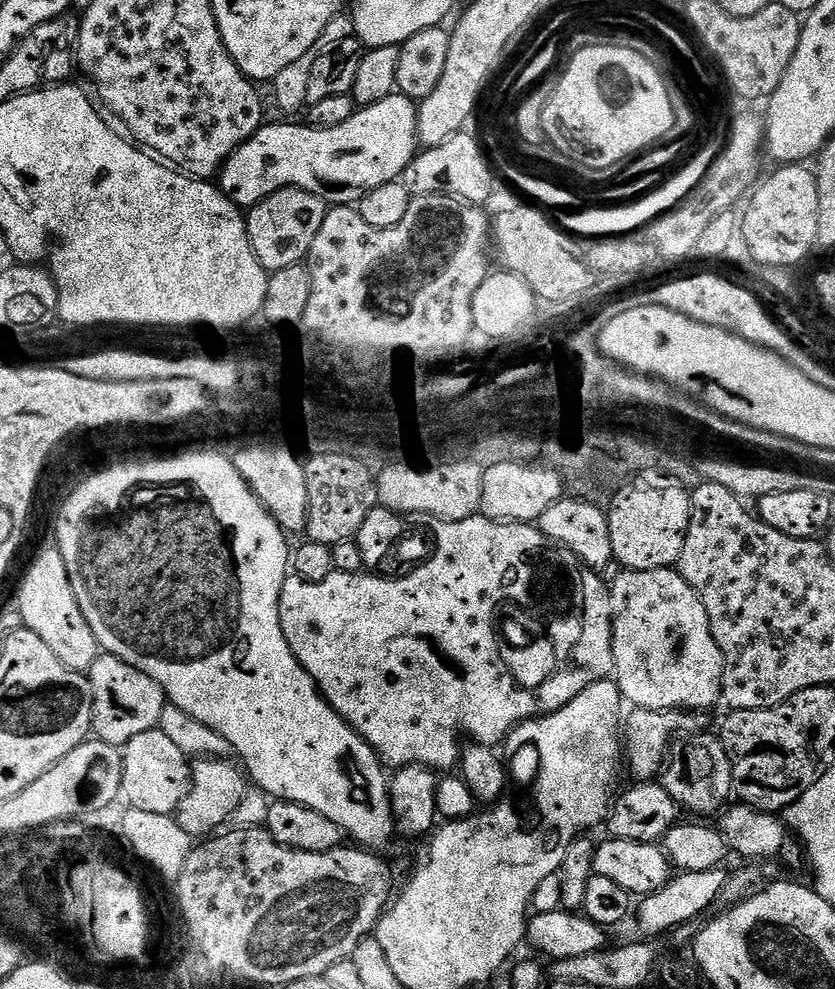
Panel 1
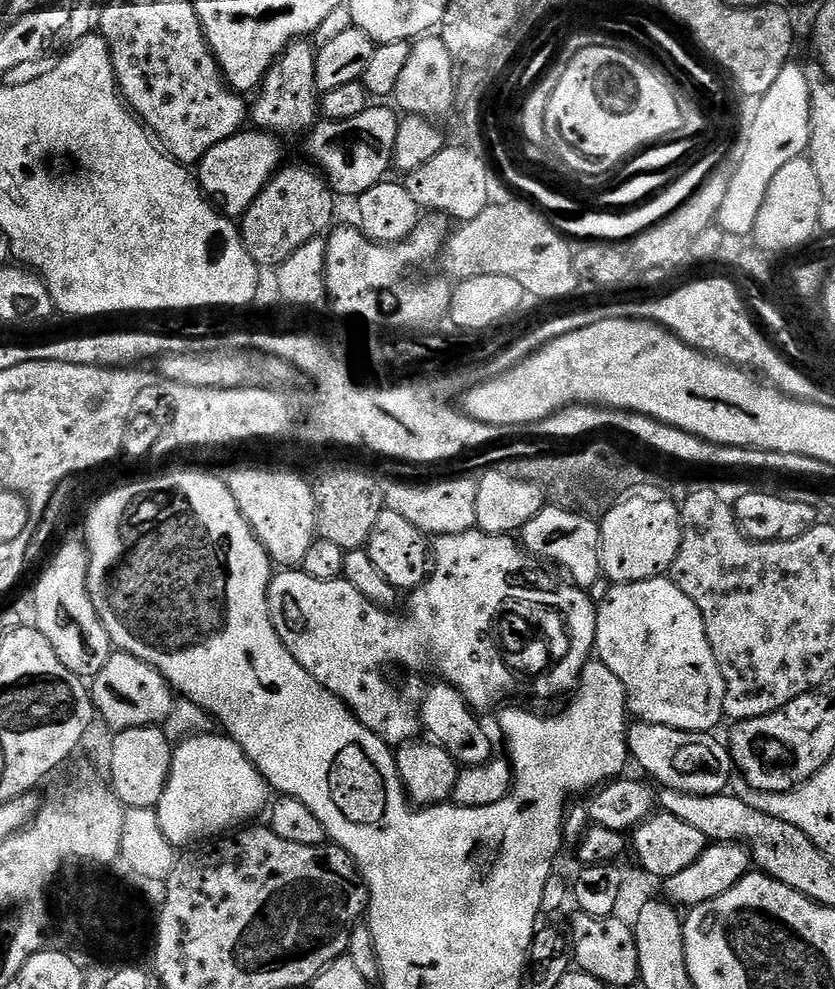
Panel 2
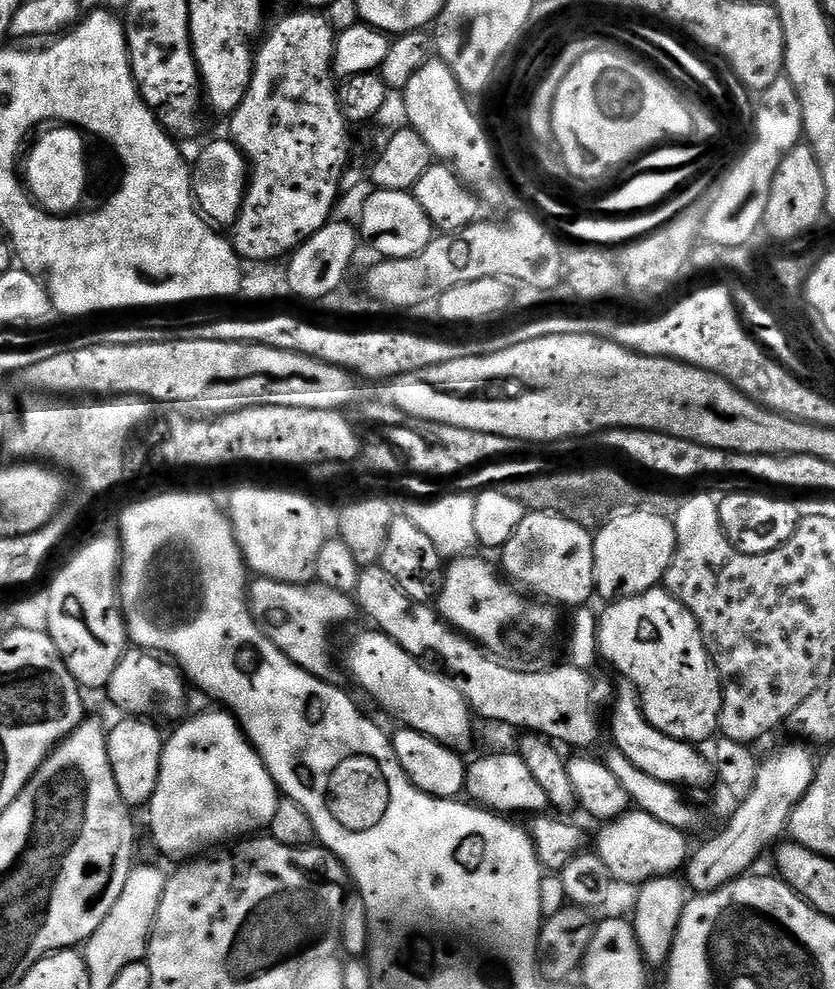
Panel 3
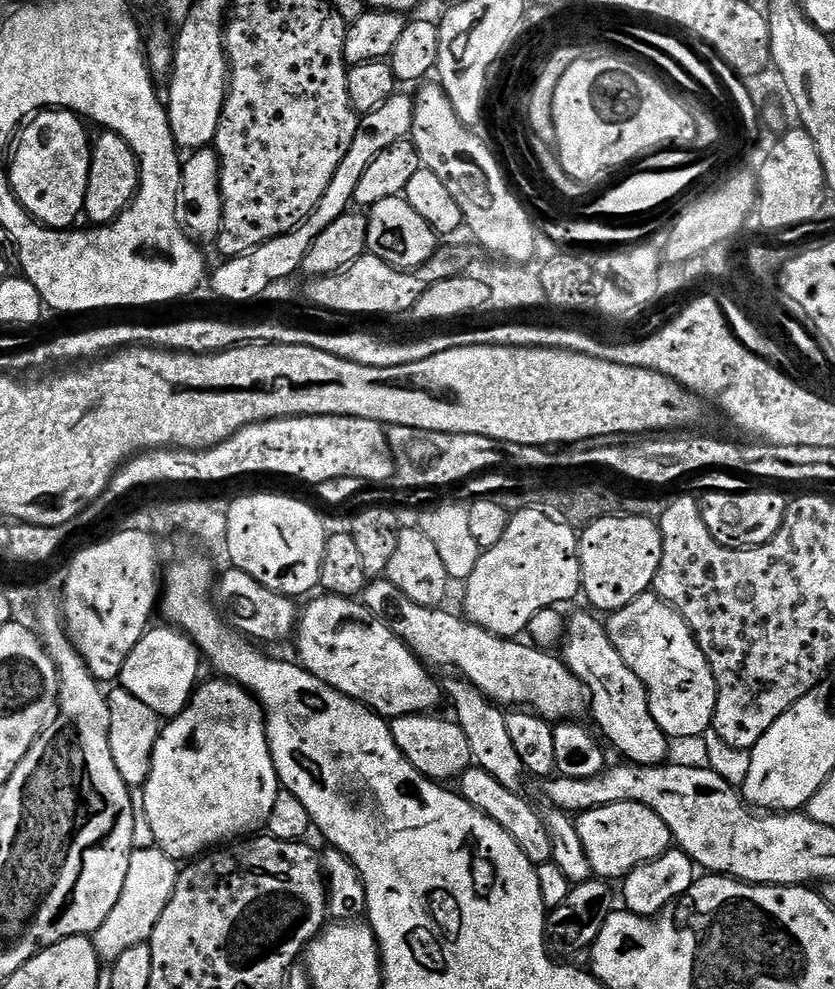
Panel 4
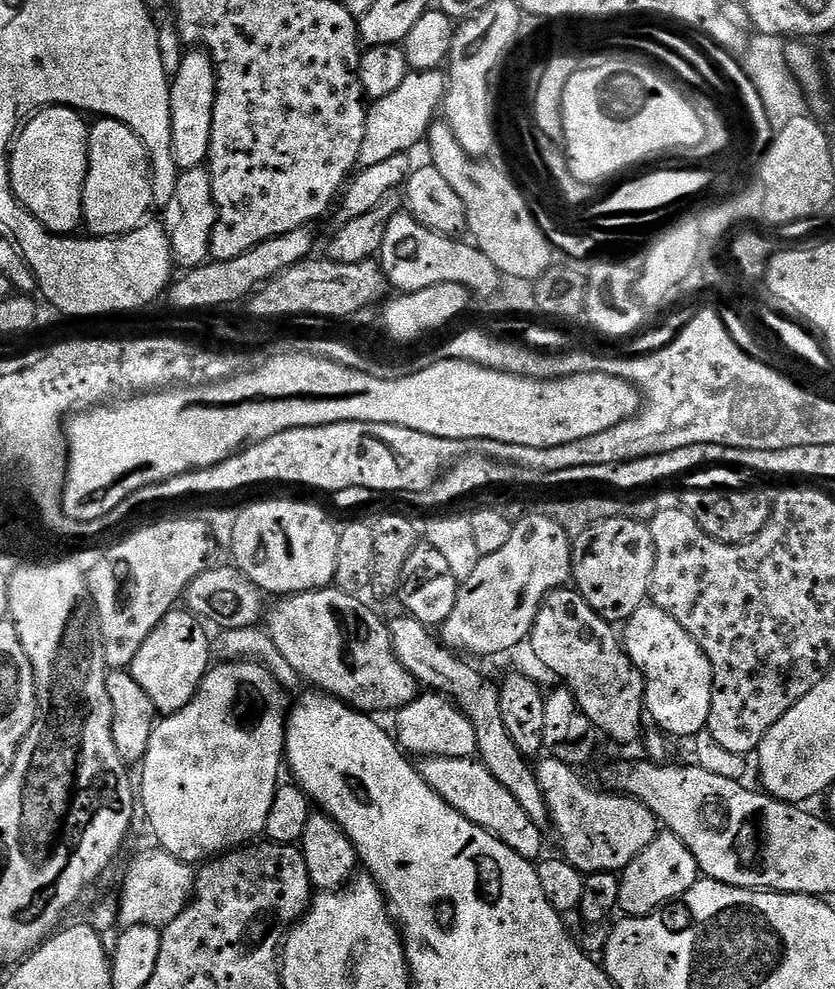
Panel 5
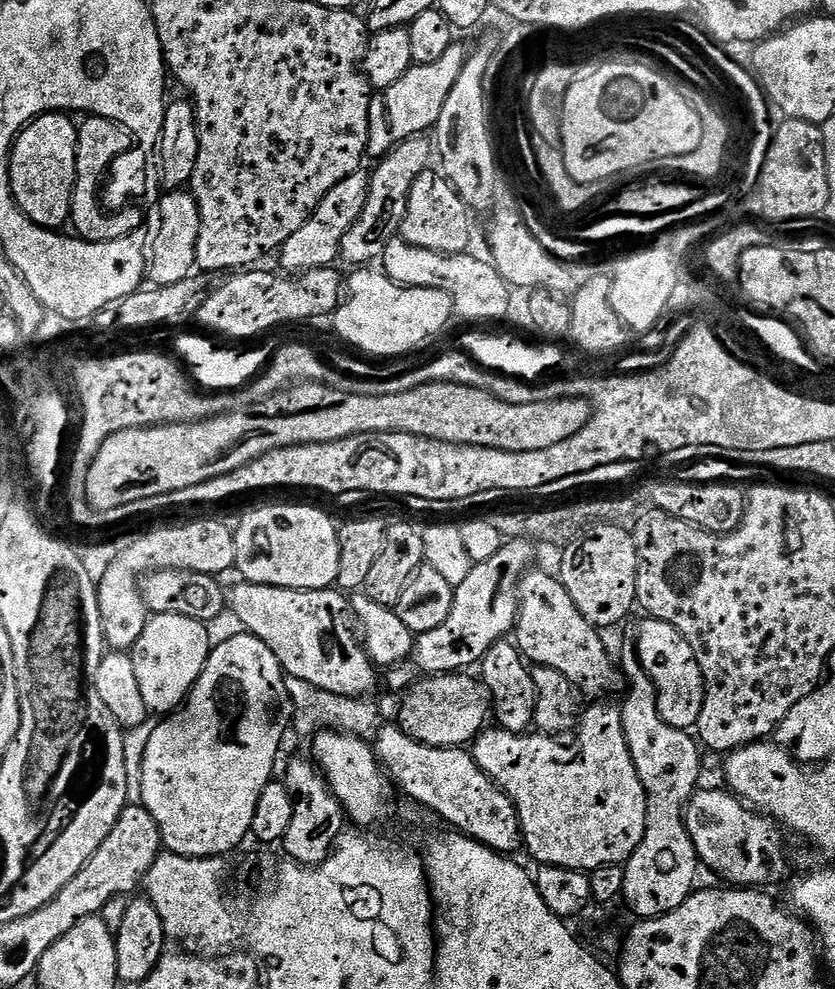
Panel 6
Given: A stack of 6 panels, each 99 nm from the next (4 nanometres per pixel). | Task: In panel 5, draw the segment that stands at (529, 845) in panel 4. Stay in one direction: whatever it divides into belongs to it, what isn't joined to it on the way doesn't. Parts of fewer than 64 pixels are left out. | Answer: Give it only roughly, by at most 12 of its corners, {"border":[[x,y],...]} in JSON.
{"border":[[425,756],[418,771],[514,854],[545,833],[479,759]]}

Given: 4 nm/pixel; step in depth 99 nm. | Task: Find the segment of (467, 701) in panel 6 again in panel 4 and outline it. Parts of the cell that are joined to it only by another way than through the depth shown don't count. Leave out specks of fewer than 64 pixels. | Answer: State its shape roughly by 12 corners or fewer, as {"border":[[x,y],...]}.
{"border":[[398,716],[392,737],[428,780],[473,767],[455,719]]}

